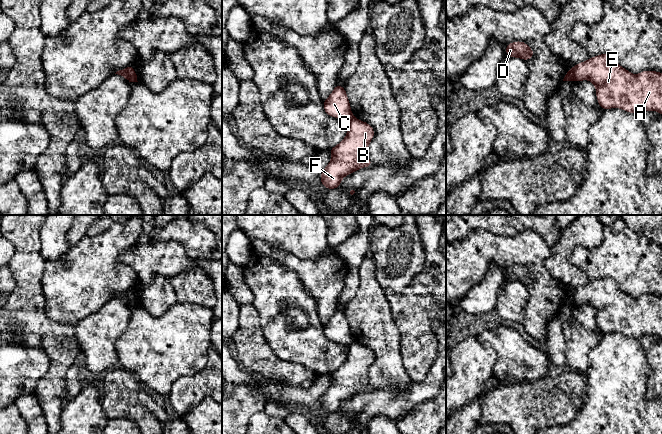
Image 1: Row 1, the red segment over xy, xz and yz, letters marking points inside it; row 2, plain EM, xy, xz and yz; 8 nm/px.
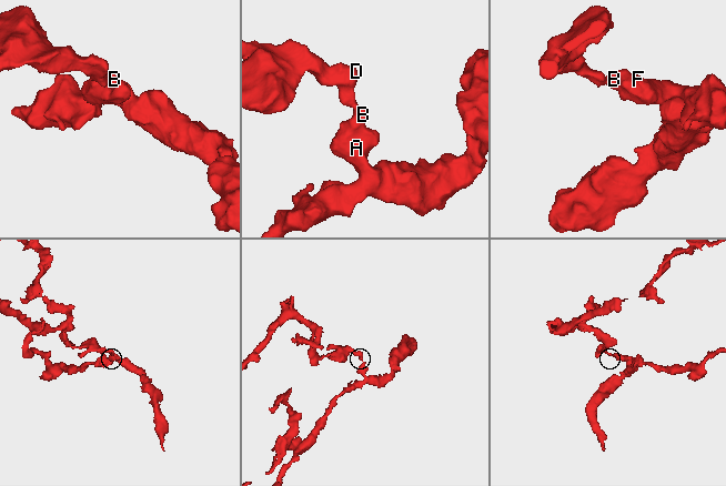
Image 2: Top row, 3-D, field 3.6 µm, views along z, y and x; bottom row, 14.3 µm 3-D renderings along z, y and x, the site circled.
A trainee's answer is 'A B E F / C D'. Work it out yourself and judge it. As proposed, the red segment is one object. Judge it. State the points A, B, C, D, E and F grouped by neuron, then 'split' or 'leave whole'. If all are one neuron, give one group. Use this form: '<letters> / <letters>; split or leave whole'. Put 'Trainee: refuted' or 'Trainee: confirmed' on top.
Trainee: confirmed
A B E F / C D; split

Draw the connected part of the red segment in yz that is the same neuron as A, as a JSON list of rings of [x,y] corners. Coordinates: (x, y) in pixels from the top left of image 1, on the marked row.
[[[609,54],[590,57],[584,62],[573,66],[576,82],[589,80],[596,87],[596,98],[603,110],[619,108],[626,112],[640,115],[644,111],[657,111],[662,115],[662,73],[645,70],[632,74],[617,63],[616,58]]]

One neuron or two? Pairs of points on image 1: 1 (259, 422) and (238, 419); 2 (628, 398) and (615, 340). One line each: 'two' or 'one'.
1: two
2: one

